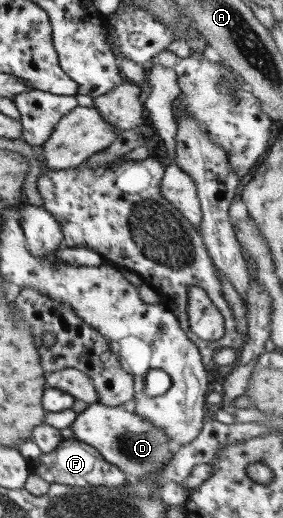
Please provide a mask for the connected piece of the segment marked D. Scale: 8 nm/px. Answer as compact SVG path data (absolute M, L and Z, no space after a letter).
M97 403L89 404L81 413L75 415L75 420L71 423L70 428L73 432L72 438L96 449L107 463L115 465L125 474L127 482L150 478L160 472L160 469L171 459L174 449L174 444L165 436L165 432L161 428L155 428L151 422L133 414L129 405L109 407Z

